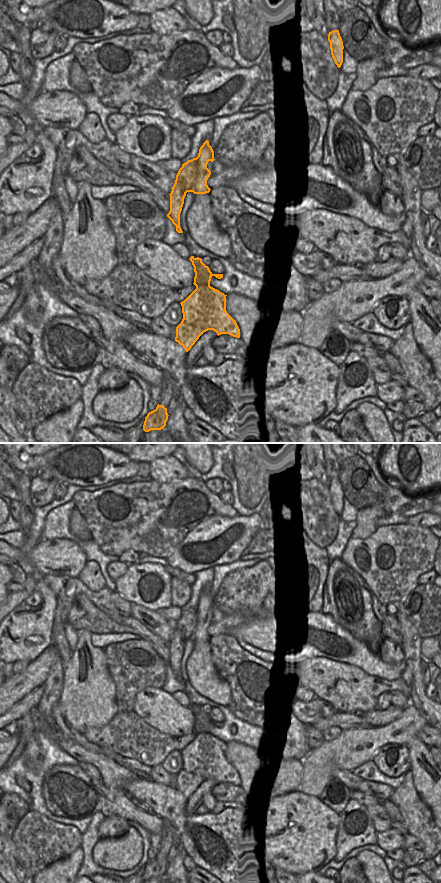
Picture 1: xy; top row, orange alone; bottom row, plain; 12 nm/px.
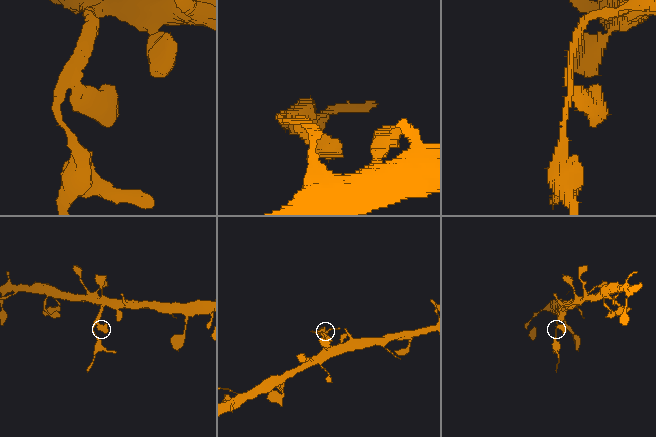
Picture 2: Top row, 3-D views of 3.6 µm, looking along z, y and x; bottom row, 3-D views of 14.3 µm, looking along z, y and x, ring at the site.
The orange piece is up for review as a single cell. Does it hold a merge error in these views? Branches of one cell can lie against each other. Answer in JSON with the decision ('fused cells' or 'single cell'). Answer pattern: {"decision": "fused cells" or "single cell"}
{"decision": "fused cells"}

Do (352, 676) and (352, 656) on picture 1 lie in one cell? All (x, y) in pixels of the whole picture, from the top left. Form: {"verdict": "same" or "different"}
{"verdict": "different"}

